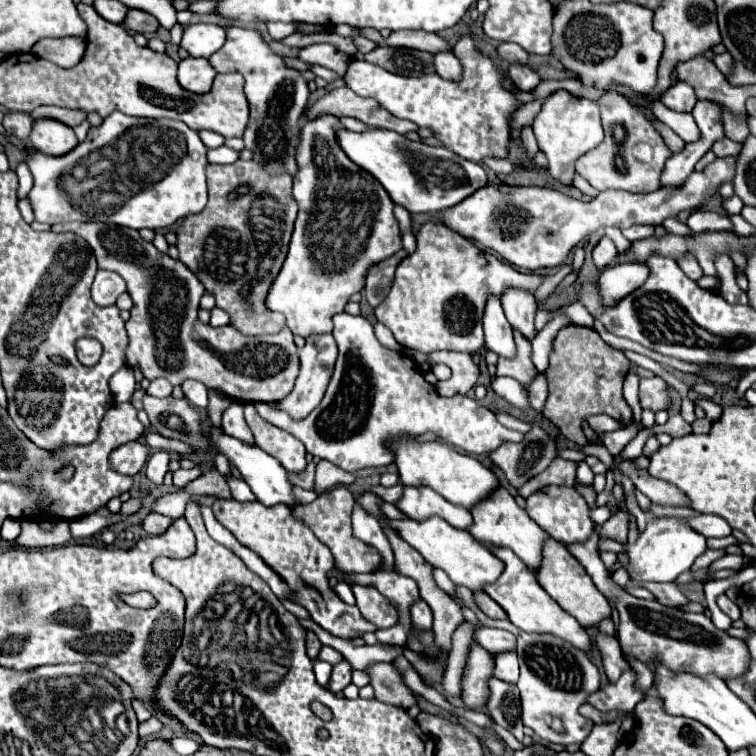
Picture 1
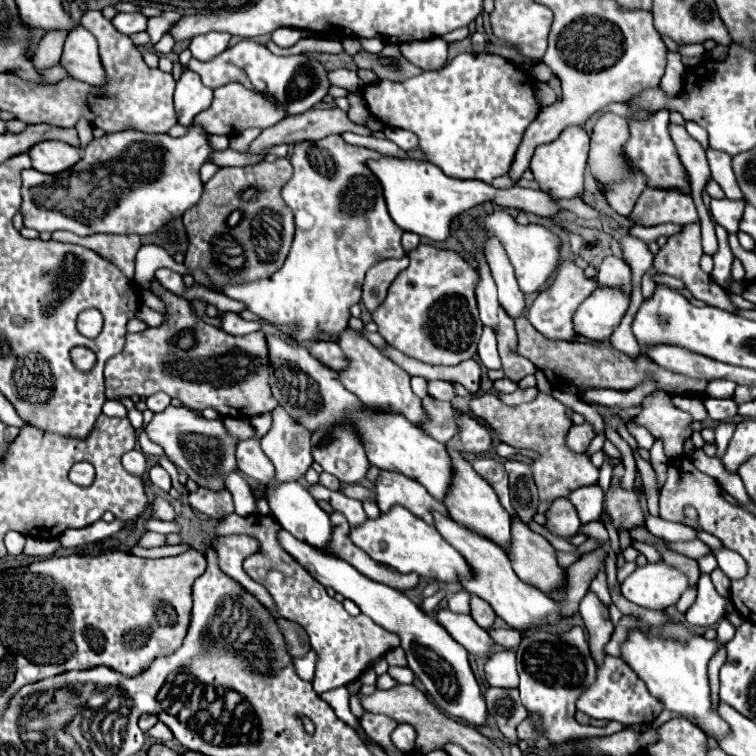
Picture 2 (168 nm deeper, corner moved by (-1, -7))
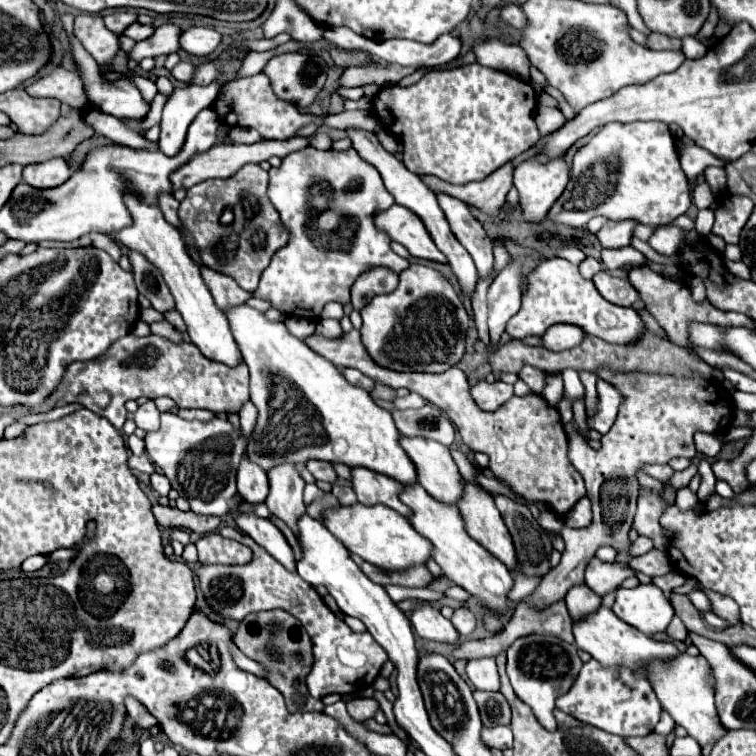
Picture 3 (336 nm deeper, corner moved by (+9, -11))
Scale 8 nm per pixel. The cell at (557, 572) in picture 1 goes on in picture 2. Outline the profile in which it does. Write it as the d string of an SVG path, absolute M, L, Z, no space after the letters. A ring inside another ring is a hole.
M512 517L512 551L506 551L506 553L512 559L512 569L516 571L516 575L522 581L538 587L546 595L550 595L552 589L556 589L556 587L560 587L560 583L564 583L566 571L558 567L556 549L542 535L534 533L526 523L522 523L518 517Z

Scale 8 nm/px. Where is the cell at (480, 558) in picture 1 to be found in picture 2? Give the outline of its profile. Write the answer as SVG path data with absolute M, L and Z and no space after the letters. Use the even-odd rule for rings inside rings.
M402 505L392 507L388 513L380 513L376 519L366 519L360 527L350 529L350 539L364 549L374 561L382 565L390 565L400 573L418 573L420 577L434 581L458 581L460 575L472 575L464 557L452 549L434 525L428 525L420 517L412 515Z

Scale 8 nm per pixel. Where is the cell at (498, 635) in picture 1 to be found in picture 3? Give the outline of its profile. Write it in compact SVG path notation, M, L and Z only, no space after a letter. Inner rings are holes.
M426 605L426 607L414 609L410 621L412 621L416 633L424 639L432 639L432 641L448 643L448 645L460 643L460 635L454 629L454 625L434 607Z

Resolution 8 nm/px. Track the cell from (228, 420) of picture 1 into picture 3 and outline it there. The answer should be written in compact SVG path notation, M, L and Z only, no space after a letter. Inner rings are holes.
M242 455L238 473L236 473L236 481L238 481L238 493L250 501L250 503L262 503L268 495L268 479L266 479L266 471L262 467L258 467L256 463L252 463L248 459L248 455Z

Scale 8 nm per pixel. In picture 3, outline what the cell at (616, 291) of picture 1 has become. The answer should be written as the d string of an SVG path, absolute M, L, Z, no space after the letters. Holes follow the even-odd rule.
M556 323L554 327L550 327L550 331L546 331L546 335L542 335L544 347L552 349L552 351L572 349L578 343L582 343L584 337L586 337L586 331L582 327L570 325L570 323Z

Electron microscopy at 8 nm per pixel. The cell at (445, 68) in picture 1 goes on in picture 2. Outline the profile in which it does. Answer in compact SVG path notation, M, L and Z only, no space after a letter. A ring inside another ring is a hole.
M442 37L402 43L398 47L404 59L408 59L410 63L414 63L424 71L440 69L446 65L446 59L448 59L448 41L444 41Z

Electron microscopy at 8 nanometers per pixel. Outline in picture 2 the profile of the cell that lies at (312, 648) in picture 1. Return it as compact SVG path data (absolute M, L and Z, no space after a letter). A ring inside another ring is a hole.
M278 619L276 623L280 627L280 633L284 635L288 653L292 657L304 657L310 651L310 641L308 641L306 631L300 625L296 625L292 621L286 621L286 619Z

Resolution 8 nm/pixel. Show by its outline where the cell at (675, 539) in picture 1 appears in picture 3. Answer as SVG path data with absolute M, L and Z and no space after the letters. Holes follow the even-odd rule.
M638 585L634 589L620 587L612 611L632 627L646 631L646 635L666 631L674 615L670 601L656 585Z

